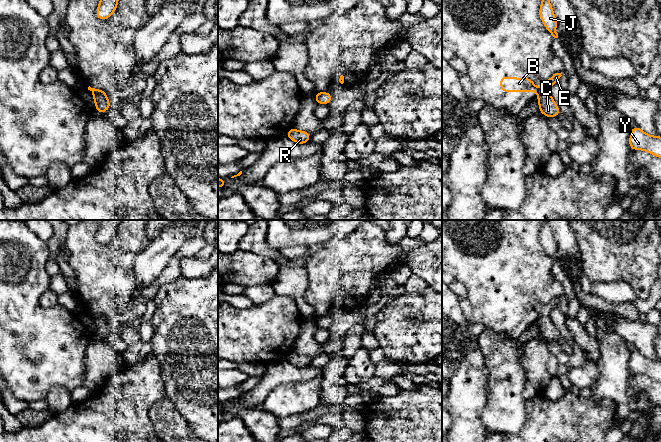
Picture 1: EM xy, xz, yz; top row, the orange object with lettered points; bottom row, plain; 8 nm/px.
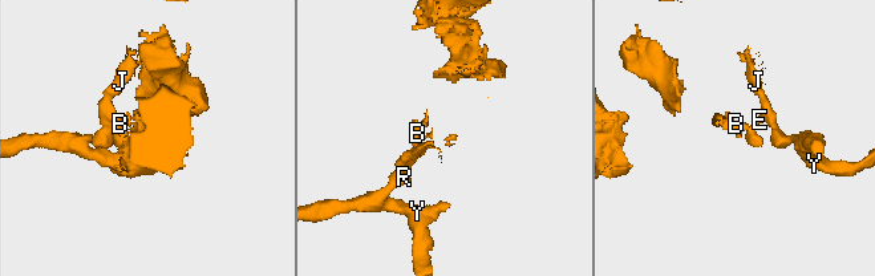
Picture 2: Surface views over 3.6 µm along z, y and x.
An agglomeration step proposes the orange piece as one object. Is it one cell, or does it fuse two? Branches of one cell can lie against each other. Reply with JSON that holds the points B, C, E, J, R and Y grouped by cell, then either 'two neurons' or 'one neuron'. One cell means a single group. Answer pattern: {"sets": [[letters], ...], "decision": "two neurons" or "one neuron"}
{"sets": [["B"], ["C", "E", "J", "R", "Y"]], "decision": "two neurons"}

